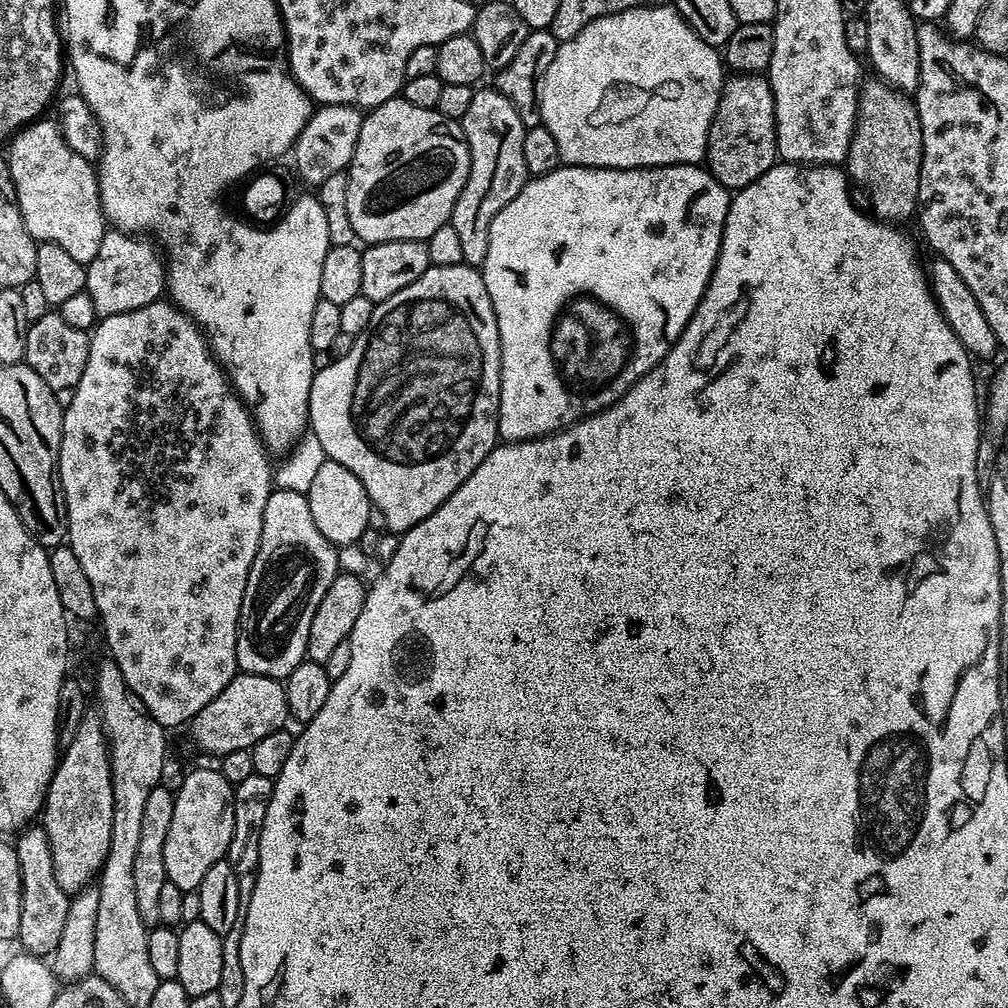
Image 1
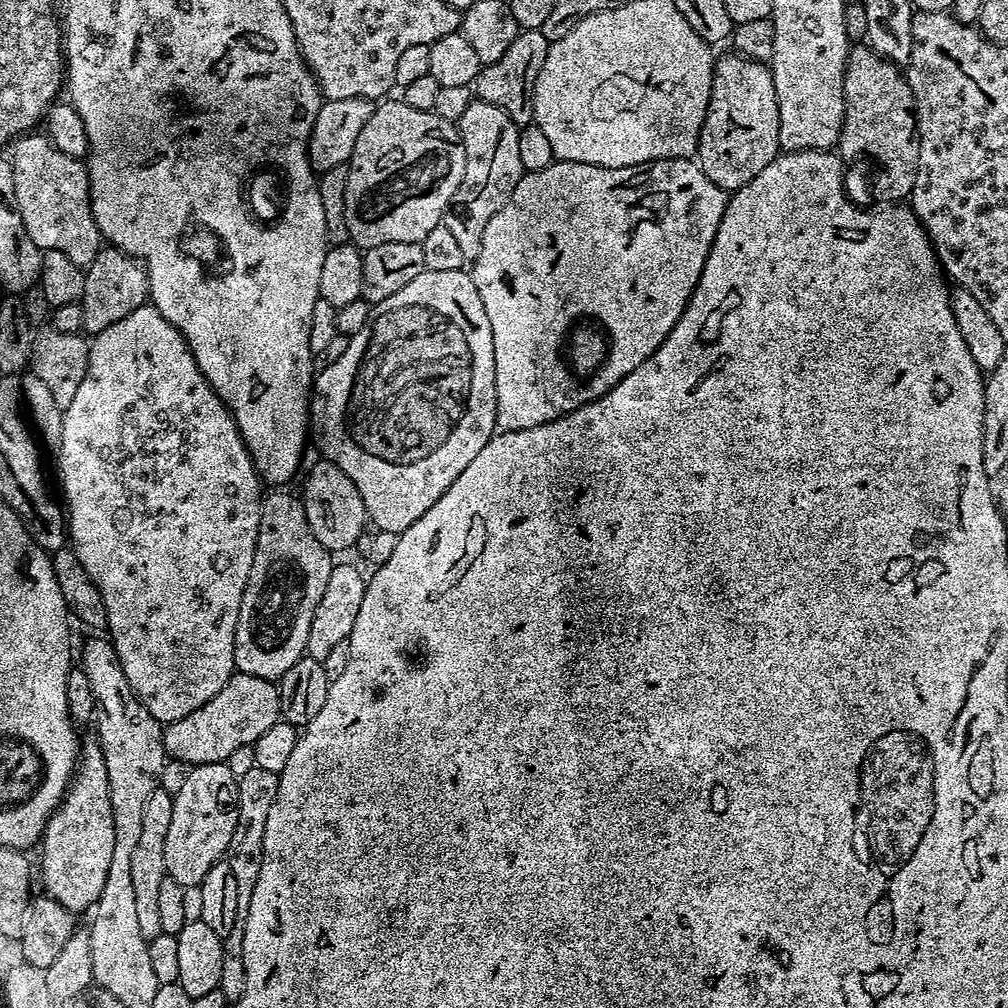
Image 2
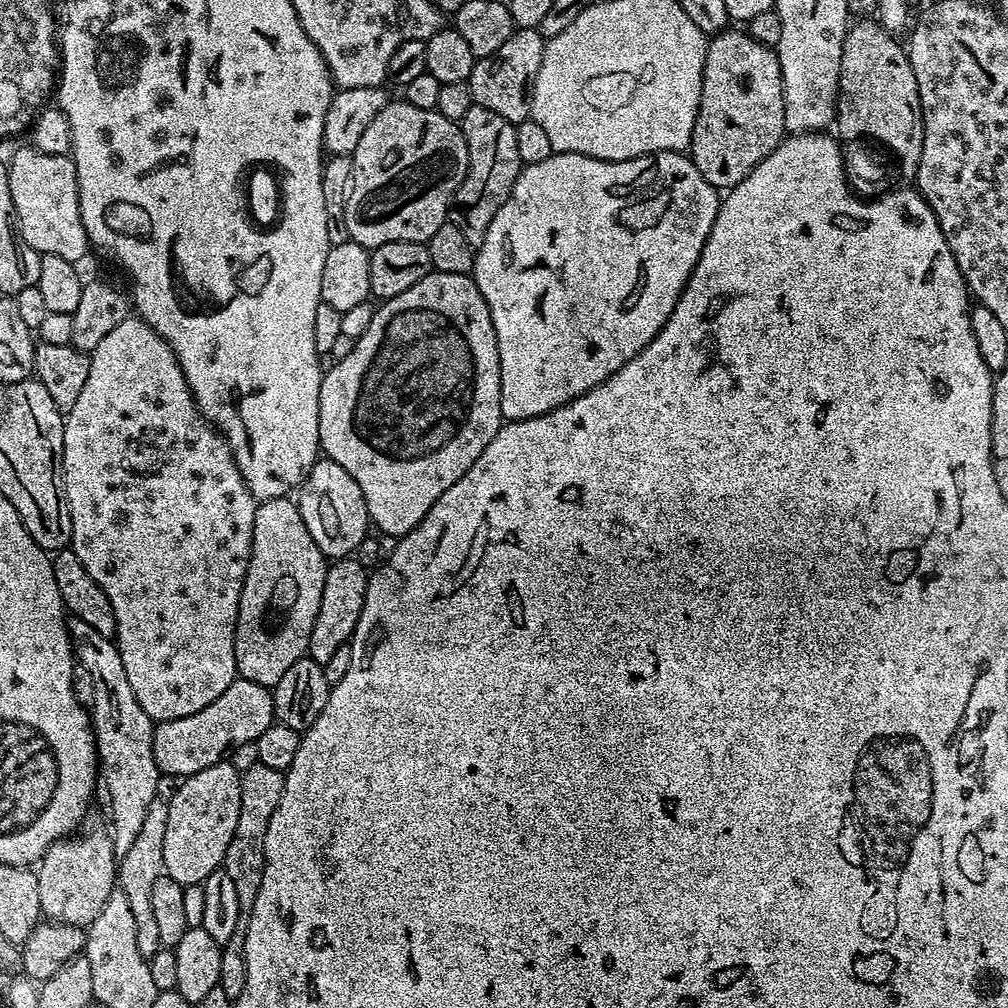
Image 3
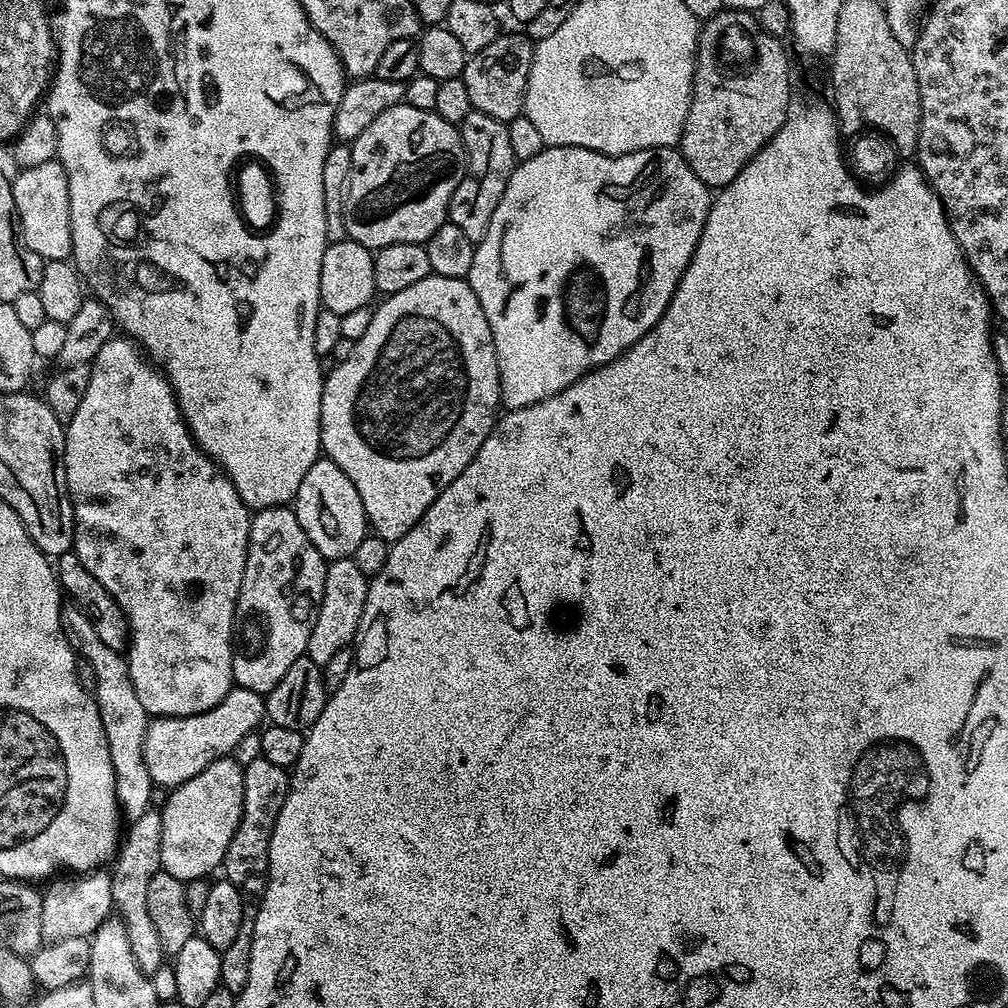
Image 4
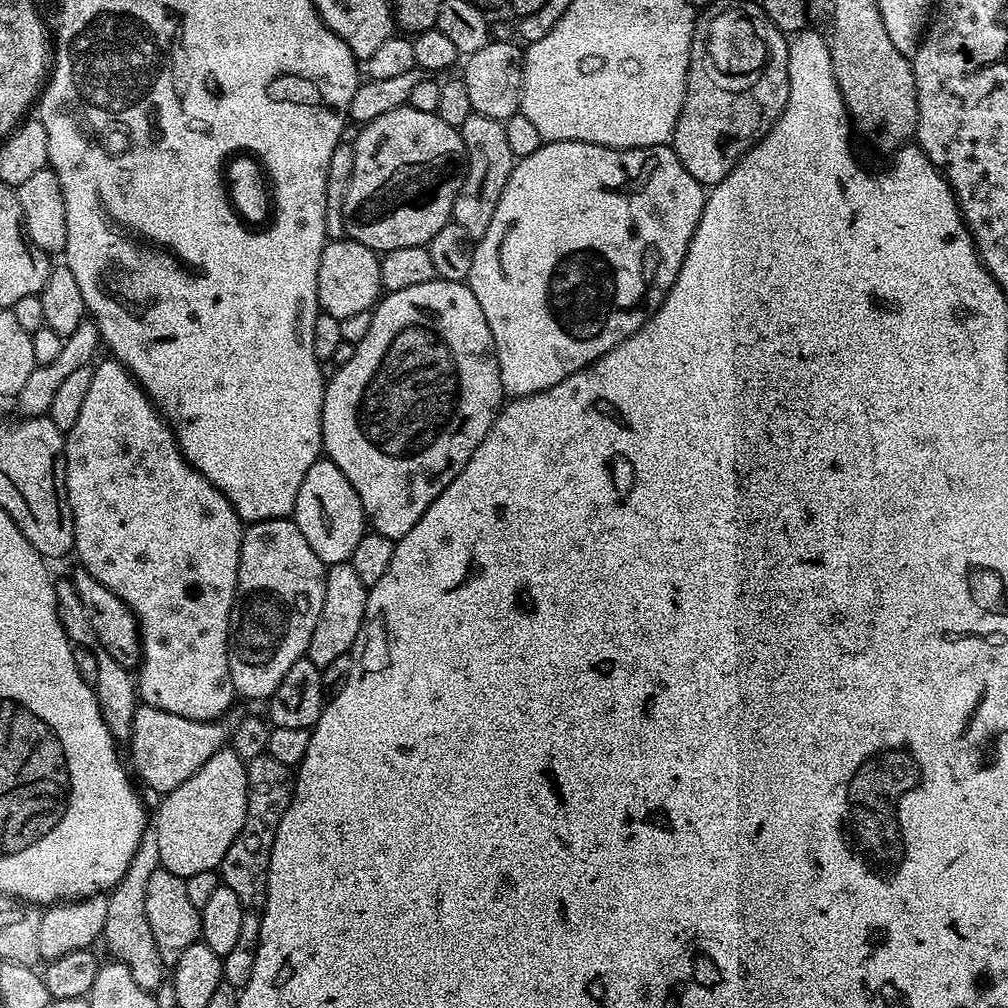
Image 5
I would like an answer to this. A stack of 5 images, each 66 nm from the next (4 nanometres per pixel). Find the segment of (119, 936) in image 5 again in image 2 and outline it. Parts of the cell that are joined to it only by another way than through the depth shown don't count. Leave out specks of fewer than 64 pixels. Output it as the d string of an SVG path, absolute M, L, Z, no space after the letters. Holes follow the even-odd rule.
M158 786L154 794L150 794L146 802L142 831L134 854L130 858L130 875L134 881L134 903L138 918L138 930L146 941L158 938L162 932L160 916L158 914L158 889L168 875L166 870L166 833L170 830L170 822L174 818L173 793L167 792L164 786Z

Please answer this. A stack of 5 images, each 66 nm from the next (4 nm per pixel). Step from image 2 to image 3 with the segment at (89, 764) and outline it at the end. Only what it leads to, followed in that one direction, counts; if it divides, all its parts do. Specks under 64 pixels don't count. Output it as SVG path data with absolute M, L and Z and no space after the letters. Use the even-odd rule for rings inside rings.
M92 828L81 840L65 838L57 840L48 849L45 849L43 858L38 861L38 898L40 899L41 913L49 921L57 924L78 924L87 926L102 914L102 906L110 898L112 892L118 888L118 857L116 848L112 845L111 835L100 828Z

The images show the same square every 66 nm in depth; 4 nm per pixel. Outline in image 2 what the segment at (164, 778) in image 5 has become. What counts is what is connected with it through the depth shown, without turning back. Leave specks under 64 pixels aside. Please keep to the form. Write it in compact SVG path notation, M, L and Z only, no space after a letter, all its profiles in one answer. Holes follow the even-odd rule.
M235 671L226 686L218 690L218 694L214 694L214 698L206 702L206 706L194 710L194 714L186 714L186 718L178 718L164 728L164 750L171 759L173 756L174 759L188 764L187 766L222 764L230 758L230 754L234 754L234 750L238 750L238 746L251 745L262 738L262 734L266 734L266 730L270 730L270 726L274 726L280 719L279 687L266 678L254 678L254 674Z

